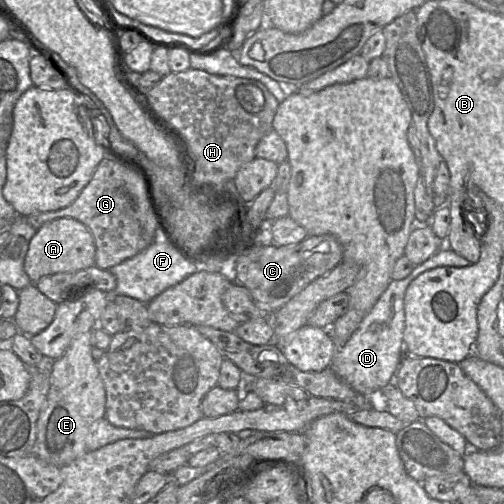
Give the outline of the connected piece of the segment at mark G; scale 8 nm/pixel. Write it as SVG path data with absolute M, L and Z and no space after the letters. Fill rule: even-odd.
M105 155L89 182L71 204L58 210L29 215L26 221L34 229L59 218L73 218L81 222L89 229L94 240L94 265L100 269L110 269L135 256L154 240L154 237L149 237L139 224L134 205L124 187L123 173L124 167Z

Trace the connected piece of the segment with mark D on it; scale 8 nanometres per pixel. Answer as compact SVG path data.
M444 246L428 260L415 266L406 278L392 279L345 345L337 350L329 368L357 394L376 397L383 388L394 382L395 374L404 357L404 296L409 284L421 273L436 267L468 267L470 265L467 259Z

